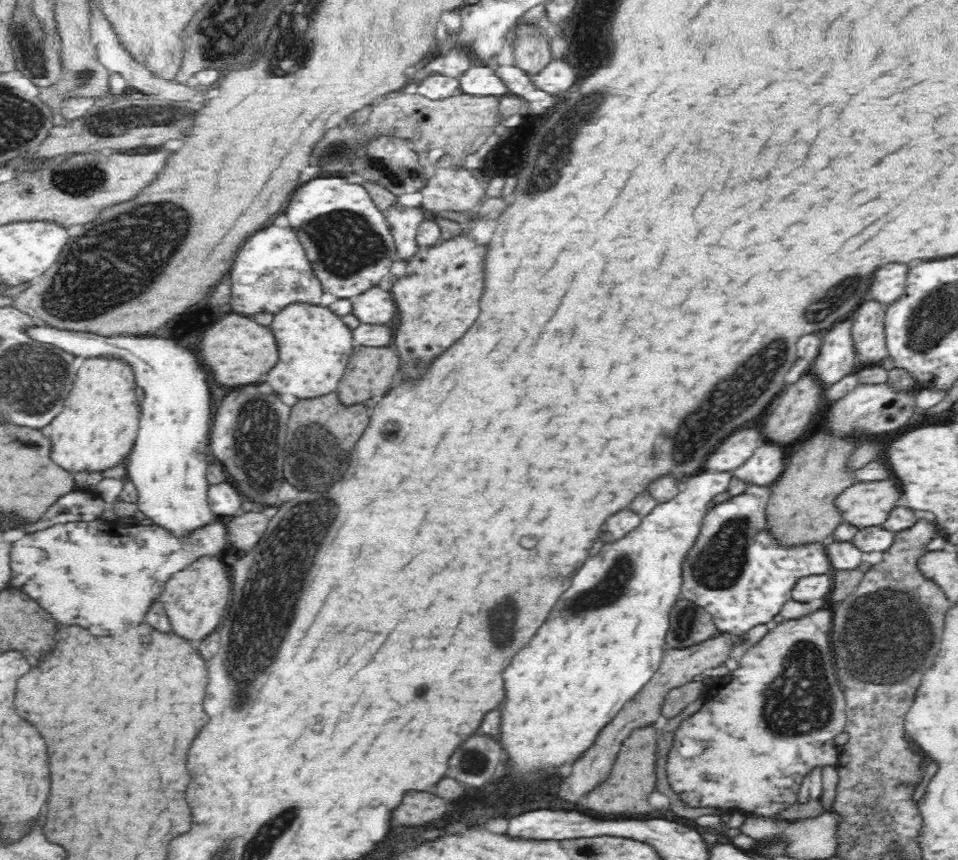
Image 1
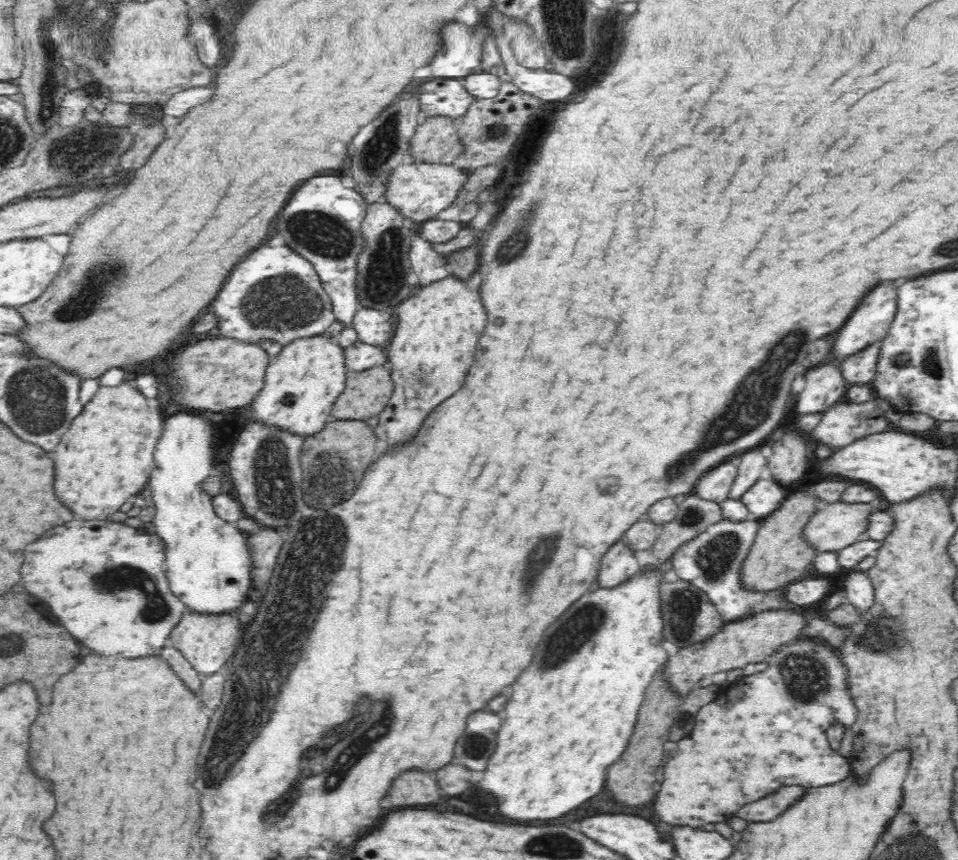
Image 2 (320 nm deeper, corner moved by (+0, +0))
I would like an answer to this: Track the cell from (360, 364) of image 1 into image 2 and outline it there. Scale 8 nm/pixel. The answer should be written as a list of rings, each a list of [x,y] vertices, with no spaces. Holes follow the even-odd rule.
[[[382,365],[350,370],[345,388],[331,408],[332,419],[364,419],[378,416],[394,392],[392,371]]]

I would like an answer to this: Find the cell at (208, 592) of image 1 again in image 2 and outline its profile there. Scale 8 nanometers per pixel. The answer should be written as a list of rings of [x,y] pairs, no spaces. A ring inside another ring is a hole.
[[[187,608],[171,630],[168,641],[182,652],[195,671],[203,676],[215,673],[234,654],[240,640],[240,622],[236,616],[240,615],[230,611],[202,613]]]

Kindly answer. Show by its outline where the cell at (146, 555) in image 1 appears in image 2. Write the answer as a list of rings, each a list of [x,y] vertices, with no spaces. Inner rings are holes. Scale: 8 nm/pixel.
[[[104,520],[68,522],[48,530],[42,538],[28,544],[20,570],[22,586],[40,598],[58,622],[82,644],[100,654],[122,652],[124,656],[158,654],[186,605],[170,590],[165,571],[166,543],[157,534],[141,533],[124,523]]]

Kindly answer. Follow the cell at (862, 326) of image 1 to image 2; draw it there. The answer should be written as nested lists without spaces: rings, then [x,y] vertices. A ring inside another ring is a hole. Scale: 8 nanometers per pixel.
[[[870,343],[843,358],[841,371],[848,385],[868,385],[873,382],[880,350],[880,343]]]

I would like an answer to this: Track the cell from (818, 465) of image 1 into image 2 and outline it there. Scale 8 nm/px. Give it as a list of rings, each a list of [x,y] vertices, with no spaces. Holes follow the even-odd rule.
[[[794,490],[785,496],[777,509],[760,520],[754,544],[742,565],[742,583],[746,589],[765,591],[786,586],[786,583],[800,579],[817,555],[814,543],[810,543],[804,535],[805,526],[822,505],[824,499],[820,500],[816,495],[808,494],[806,490]]]

